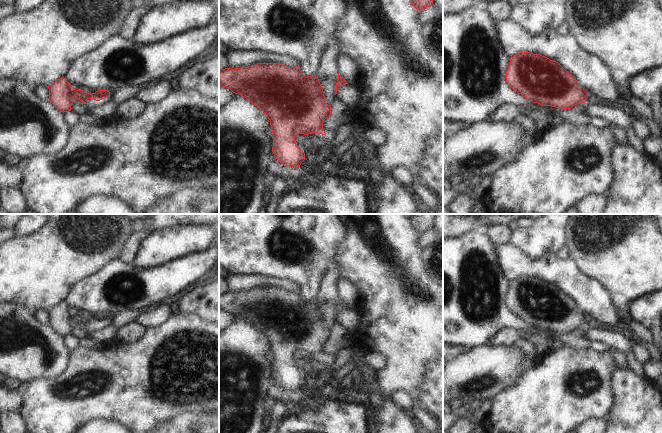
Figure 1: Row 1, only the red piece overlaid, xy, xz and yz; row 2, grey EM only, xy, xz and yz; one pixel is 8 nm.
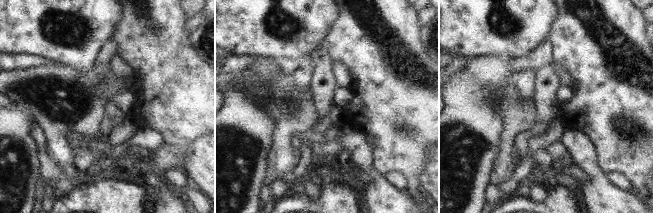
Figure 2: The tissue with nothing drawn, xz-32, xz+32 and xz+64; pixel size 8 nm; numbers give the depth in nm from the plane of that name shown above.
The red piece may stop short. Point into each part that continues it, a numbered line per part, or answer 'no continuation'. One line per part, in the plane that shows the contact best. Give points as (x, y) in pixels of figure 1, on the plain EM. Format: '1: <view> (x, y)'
no continuation

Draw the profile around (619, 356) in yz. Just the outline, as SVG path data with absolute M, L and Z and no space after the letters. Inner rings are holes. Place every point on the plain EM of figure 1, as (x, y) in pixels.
M608 347L604 349L611 354L617 367L627 367L628 366L628 360L626 358L626 353L614 347Z

